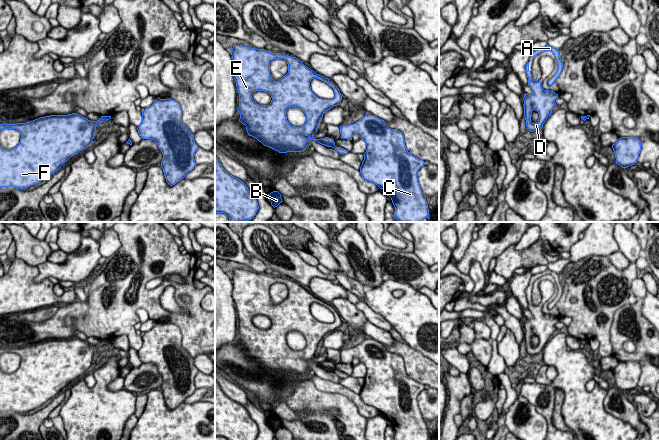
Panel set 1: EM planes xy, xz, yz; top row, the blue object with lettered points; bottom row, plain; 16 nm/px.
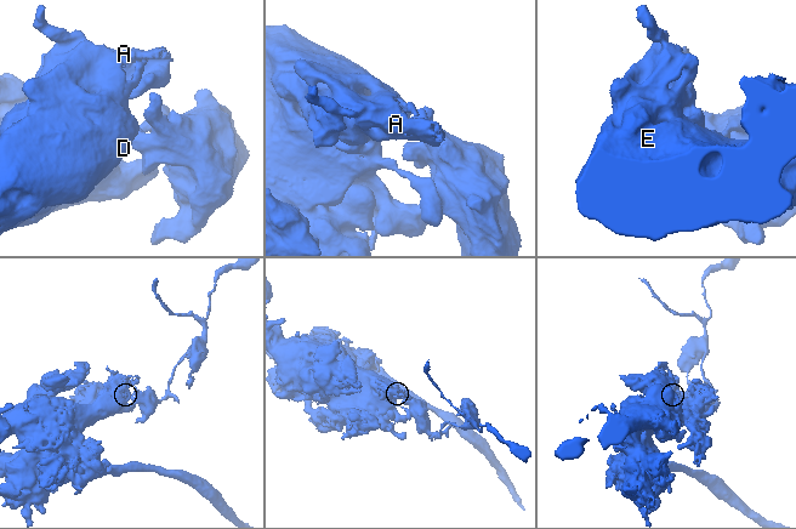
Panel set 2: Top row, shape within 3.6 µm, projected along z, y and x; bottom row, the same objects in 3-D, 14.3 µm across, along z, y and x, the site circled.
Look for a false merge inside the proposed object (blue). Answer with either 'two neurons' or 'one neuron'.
two neurons

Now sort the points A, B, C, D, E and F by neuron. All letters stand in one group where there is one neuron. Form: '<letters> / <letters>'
A B D E F / C

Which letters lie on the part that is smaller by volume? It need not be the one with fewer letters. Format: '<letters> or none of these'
C

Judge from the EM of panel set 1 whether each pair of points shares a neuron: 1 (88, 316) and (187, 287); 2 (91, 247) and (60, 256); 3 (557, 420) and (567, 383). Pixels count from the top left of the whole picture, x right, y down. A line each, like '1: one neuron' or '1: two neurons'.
1: one neuron
2: two neurons
3: two neurons

